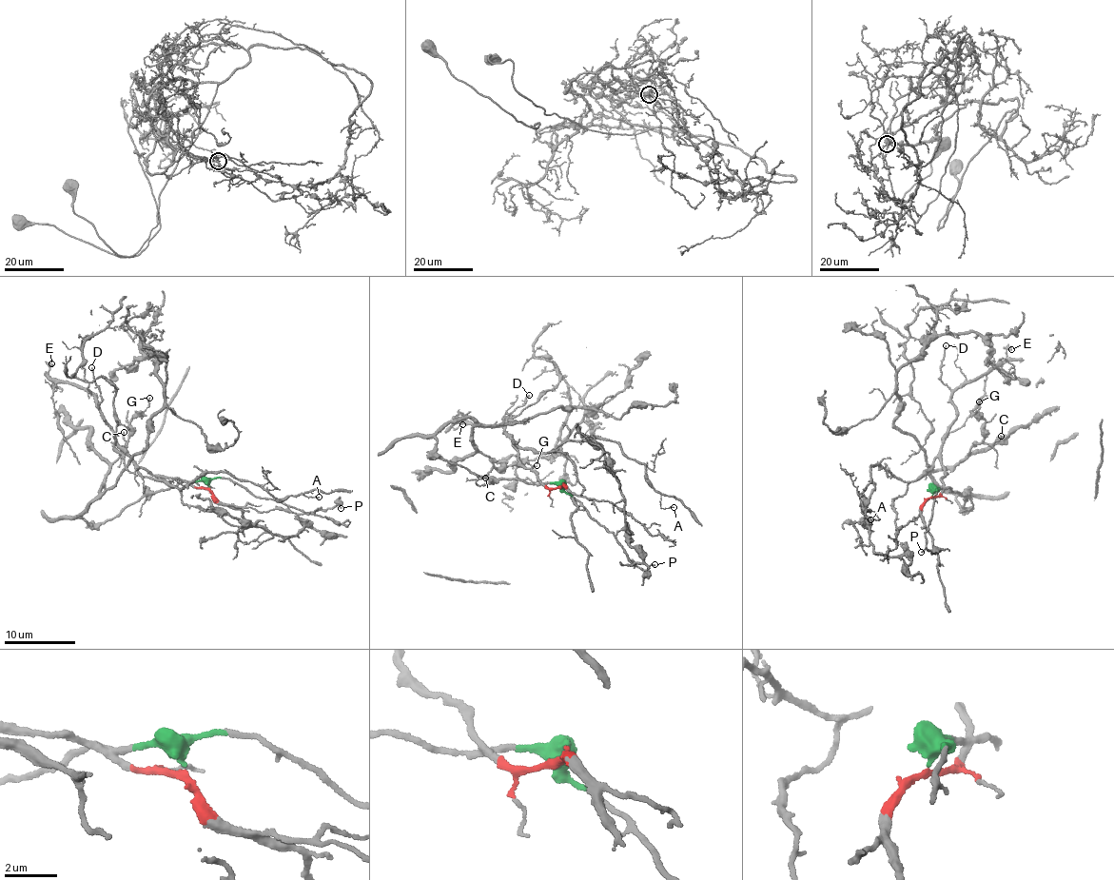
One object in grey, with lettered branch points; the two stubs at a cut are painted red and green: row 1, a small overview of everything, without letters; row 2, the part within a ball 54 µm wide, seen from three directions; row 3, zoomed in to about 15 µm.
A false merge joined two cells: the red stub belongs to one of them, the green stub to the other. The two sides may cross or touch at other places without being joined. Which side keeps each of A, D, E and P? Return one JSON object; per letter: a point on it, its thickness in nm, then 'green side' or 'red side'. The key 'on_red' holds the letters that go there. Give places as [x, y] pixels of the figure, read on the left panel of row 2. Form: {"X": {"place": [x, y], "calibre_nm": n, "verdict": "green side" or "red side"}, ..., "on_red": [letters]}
{"A": {"place": [319, 497], "calibre_nm": 100, "verdict": "red side"}, "D": {"place": [91, 367], "calibre_nm": 120, "verdict": "red side"}, "E": {"place": [51, 363], "calibre_nm": 170, "verdict": "red side"}, "P": {"place": [341, 508], "calibre_nm": 110, "verdict": "green side"}, "on_red": ["A", "D", "E"]}

